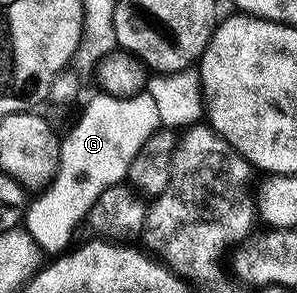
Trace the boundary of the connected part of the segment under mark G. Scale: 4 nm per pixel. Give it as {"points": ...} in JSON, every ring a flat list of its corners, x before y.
{"points":[[104,92,97,95,85,106,81,119,69,130,69,135,61,138,61,155,59,168,53,181,36,195,37,198,25,207,23,228,37,242,41,251,46,255,57,256,70,249,69,241,77,230,77,225,84,223,89,217,91,204,103,196,103,192,112,186,120,186,126,181,131,166,131,160,147,144,147,140,162,125,158,108,149,93,140,92,127,98,116,98]]}

